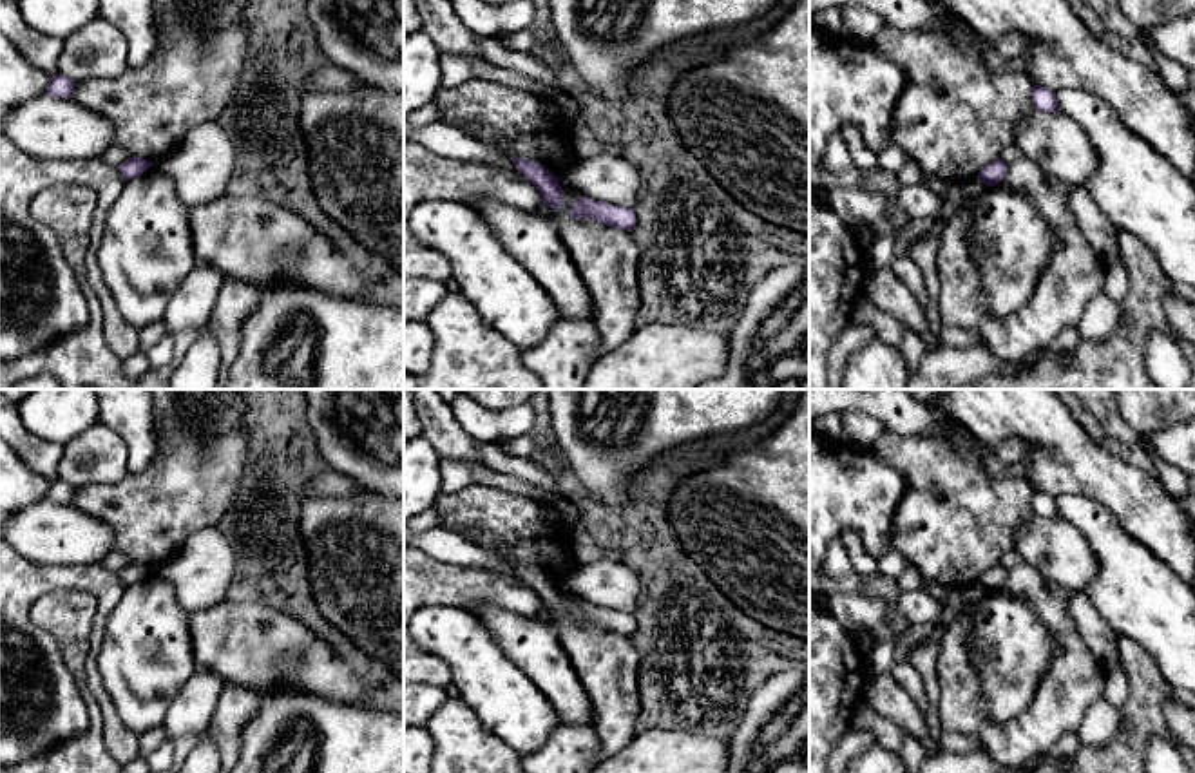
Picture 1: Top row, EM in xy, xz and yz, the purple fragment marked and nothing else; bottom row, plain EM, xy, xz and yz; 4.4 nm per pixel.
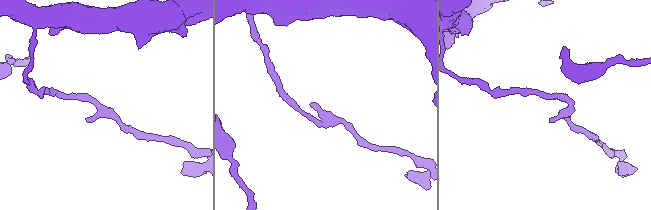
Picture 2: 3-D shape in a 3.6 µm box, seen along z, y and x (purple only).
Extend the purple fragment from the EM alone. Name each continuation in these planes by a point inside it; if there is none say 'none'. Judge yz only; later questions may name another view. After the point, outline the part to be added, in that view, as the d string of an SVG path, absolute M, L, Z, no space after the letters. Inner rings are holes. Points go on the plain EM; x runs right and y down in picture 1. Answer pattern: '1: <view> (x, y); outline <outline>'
none

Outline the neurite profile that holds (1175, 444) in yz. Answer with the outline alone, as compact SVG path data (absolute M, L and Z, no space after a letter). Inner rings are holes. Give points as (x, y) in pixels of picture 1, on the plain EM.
M1195 418L1186 424L1170 425L1164 431L1146 434L1146 442L1161 460L1181 469L1184 476L1195 478Z

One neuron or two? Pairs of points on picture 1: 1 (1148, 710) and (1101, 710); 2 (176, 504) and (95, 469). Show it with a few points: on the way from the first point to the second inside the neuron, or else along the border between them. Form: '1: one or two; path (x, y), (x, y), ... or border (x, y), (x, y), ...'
1: two; border (1121, 708), (1116, 735), (1096, 746)
2: two; border (129, 473), (113, 482), (76, 487)

